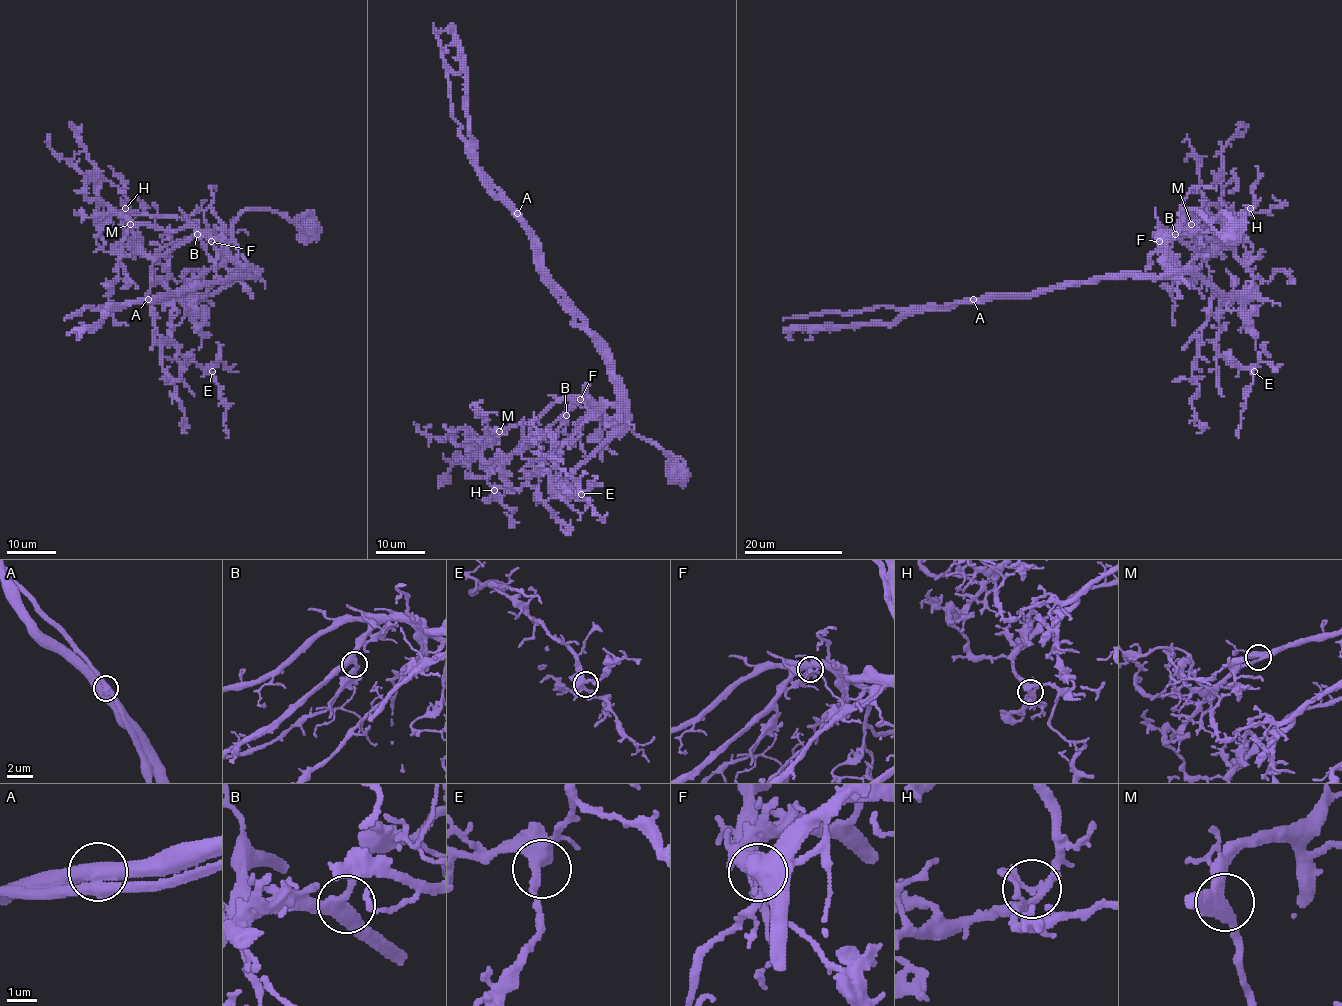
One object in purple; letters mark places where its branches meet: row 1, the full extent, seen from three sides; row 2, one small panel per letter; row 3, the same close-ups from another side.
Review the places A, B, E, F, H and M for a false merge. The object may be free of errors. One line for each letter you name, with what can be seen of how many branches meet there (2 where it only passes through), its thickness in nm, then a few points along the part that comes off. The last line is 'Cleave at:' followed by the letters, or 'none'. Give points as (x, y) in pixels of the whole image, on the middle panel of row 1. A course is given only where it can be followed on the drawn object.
A: branches 2; calibre 650 nm; course (517, 213), (534, 240), (543, 275), (598, 341), (625, 397), (624, 424), (564, 480), (577, 498)
Cleave at: A

